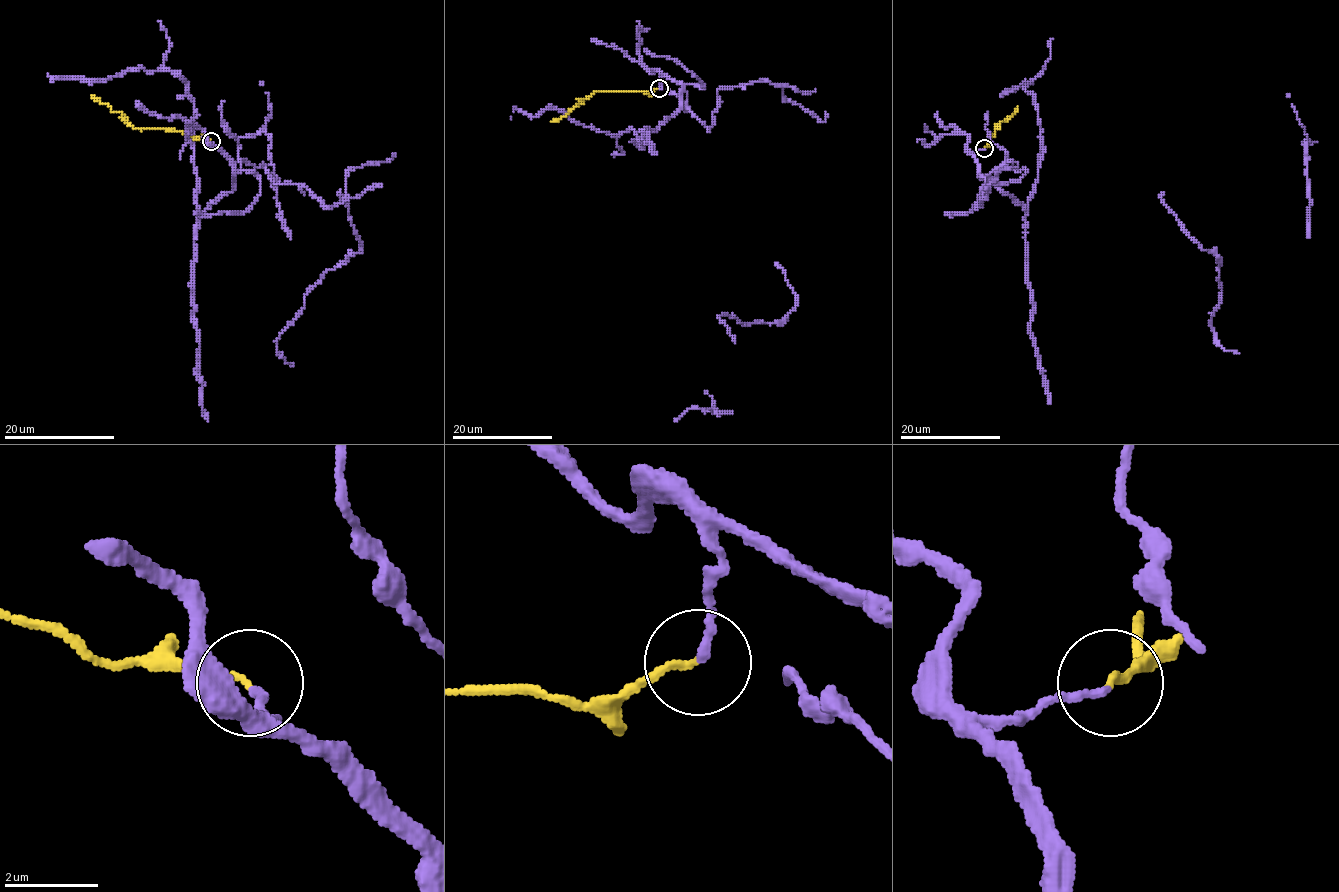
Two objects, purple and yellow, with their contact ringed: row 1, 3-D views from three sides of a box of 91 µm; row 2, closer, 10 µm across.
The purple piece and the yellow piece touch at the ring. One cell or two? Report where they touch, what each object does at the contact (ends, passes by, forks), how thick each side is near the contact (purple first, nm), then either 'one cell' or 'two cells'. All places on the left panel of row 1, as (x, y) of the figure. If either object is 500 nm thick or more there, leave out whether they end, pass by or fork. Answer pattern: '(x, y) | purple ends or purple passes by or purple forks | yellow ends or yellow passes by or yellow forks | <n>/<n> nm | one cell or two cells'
(211, 141) | purple ends | yellow ends | 160/140 nm | one cell

